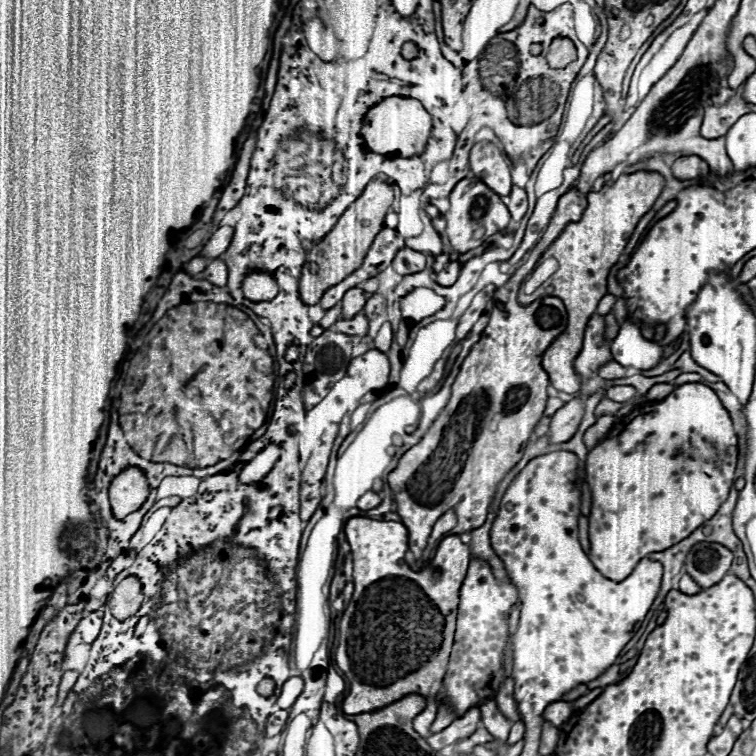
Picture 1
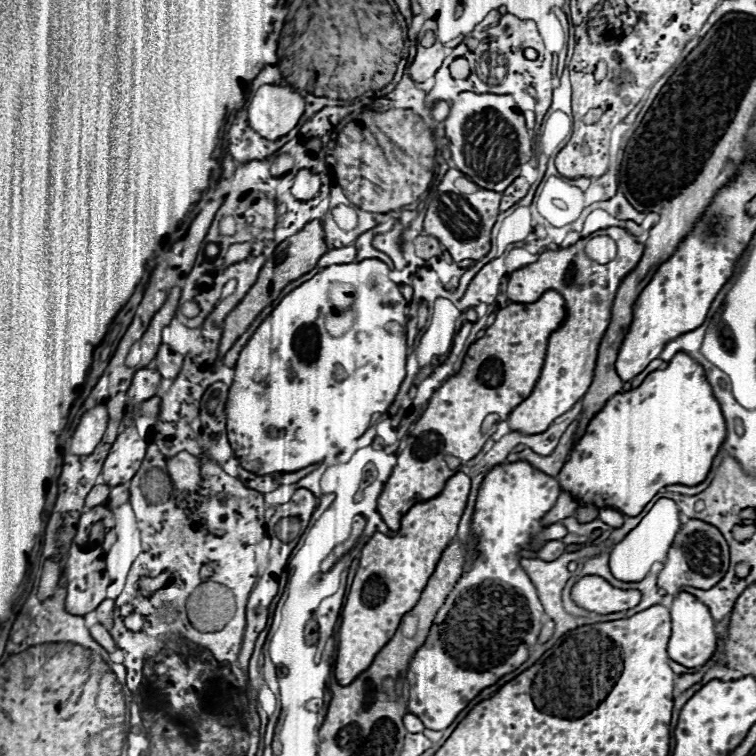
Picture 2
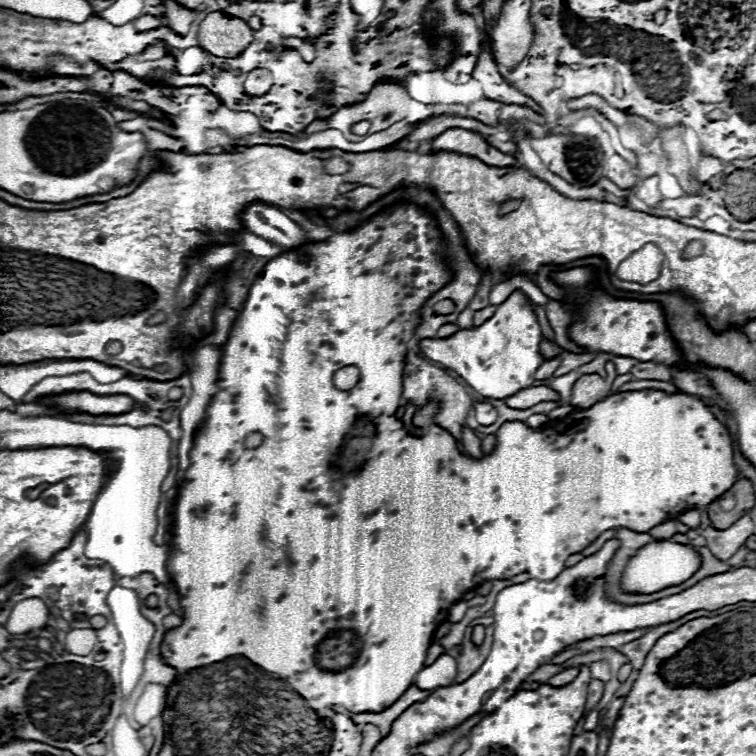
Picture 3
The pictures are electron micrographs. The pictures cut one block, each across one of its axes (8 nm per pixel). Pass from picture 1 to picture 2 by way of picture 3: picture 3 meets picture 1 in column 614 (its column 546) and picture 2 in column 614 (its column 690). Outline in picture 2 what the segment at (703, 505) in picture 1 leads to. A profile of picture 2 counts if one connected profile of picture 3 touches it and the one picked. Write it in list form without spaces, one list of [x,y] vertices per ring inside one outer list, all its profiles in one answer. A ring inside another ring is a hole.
[[[678,352],[664,370],[654,370],[630,392],[612,396],[606,406],[592,418],[586,434],[576,442],[568,462],[560,472],[562,490],[570,492],[578,502],[592,502],[598,508],[614,508],[626,516],[636,516],[652,500],[652,496],[670,484],[700,484],[712,466],[712,460],[726,438],[726,422],[706,380],[704,368],[688,354]]]

